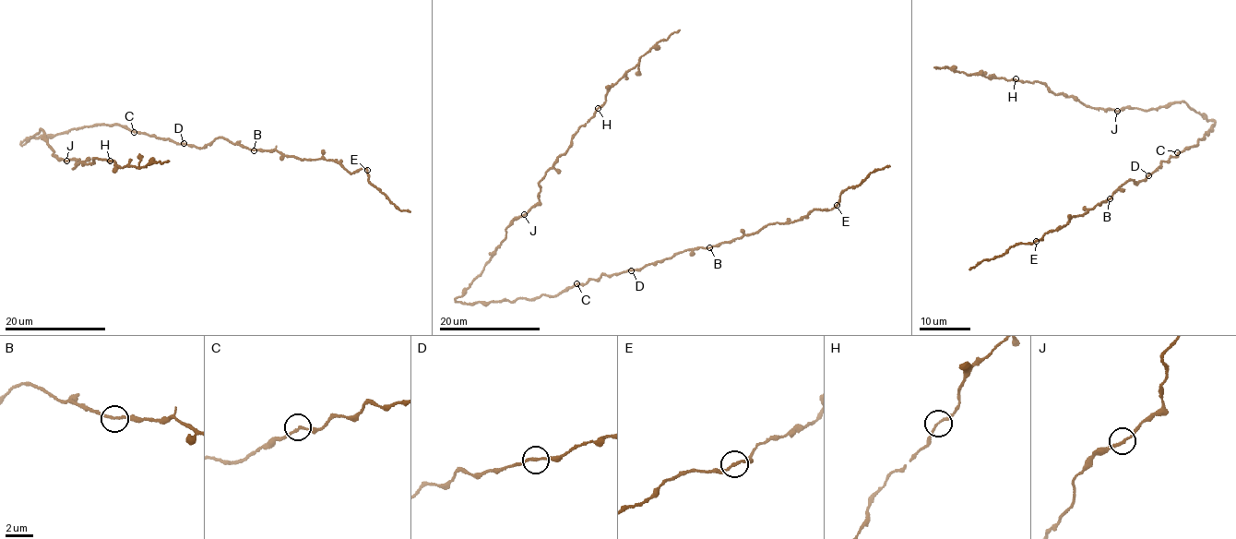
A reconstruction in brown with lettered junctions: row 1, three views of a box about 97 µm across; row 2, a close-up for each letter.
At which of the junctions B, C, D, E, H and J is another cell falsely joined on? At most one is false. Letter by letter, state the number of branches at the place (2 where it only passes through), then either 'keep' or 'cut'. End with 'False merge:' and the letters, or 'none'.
B: 2 branches meet; keep
C: 2 branches meet; keep
D: 2 branches meet; keep
E: 2 branches meet; keep
H: 2 branches meet; keep
J: 2 branches meet; keep
False merge: none

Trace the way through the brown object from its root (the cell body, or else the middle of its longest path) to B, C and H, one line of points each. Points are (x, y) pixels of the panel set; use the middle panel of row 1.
B: (516, 299), (557, 296), (602, 274), (612, 276), (628, 269), (641, 270), (647, 264), (680, 252), (709, 247)
C: (516, 299), (557, 296), (576, 283)
H: (516, 299), (471, 304), (456, 301), (505, 237), (505, 228), (539, 200), (539, 184), (598, 108)

